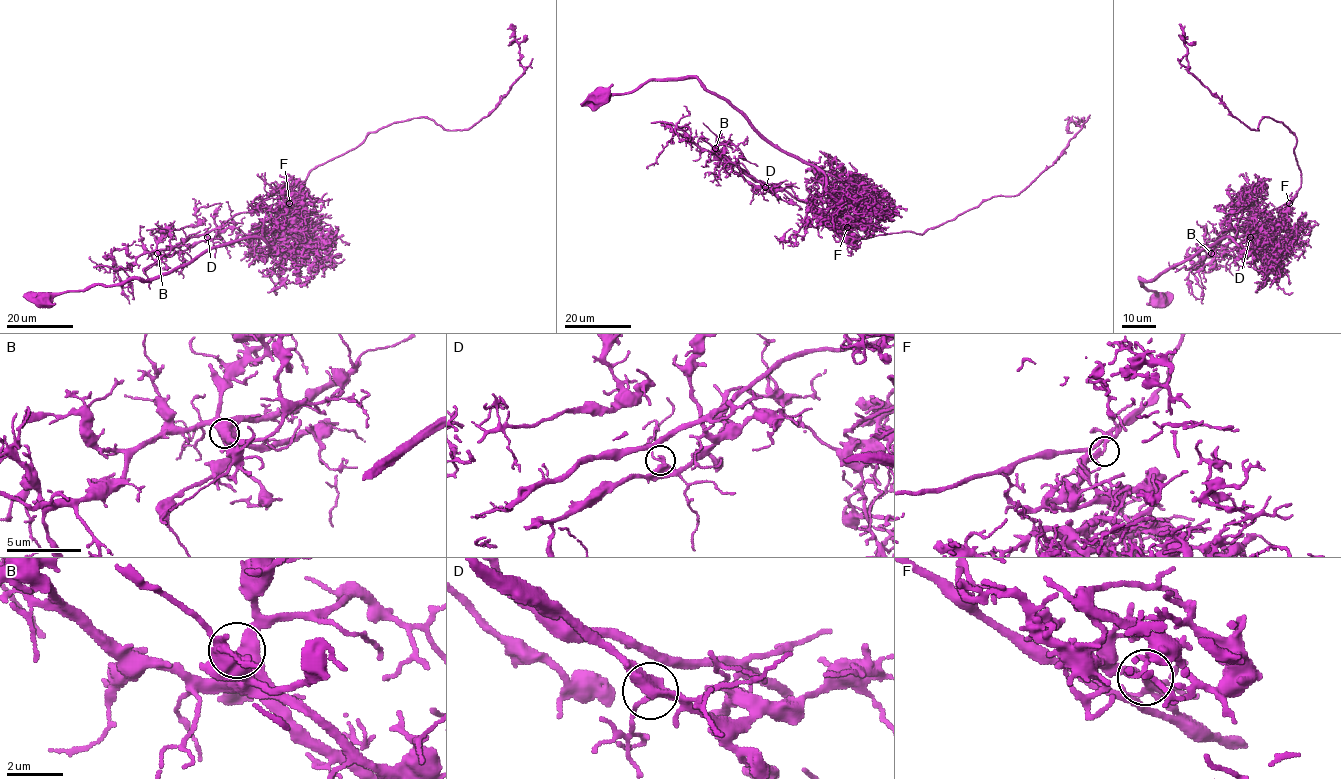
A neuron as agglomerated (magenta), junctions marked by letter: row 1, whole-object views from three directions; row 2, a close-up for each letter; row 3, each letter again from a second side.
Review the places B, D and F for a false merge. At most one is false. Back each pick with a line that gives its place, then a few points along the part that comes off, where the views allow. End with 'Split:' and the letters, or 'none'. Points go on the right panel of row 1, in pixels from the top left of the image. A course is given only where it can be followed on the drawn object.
F: at (1289, 203); foreign part runs (1289, 203), (1301, 187), (1296, 138), (1272, 118), (1264, 117), (1258, 129), (1236, 118), (1189, 71), (1179, 24)
Split: F

